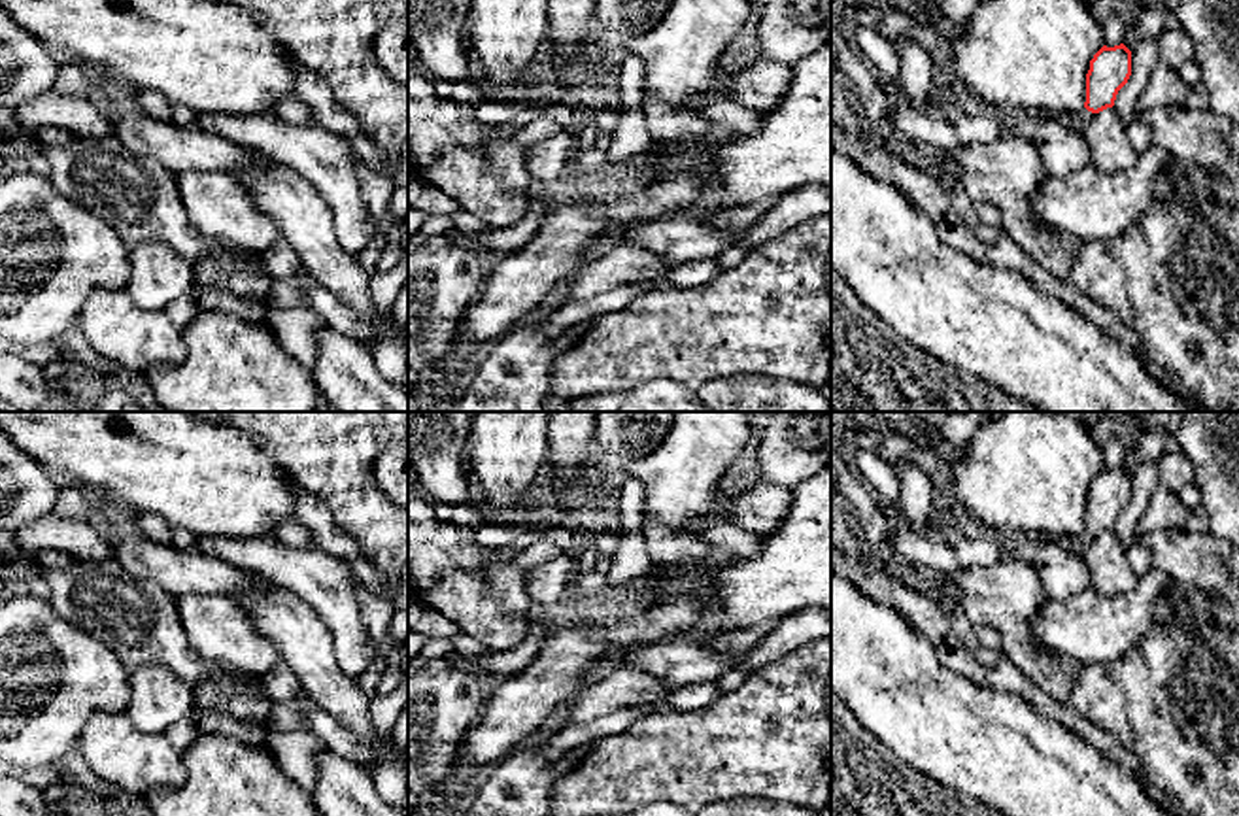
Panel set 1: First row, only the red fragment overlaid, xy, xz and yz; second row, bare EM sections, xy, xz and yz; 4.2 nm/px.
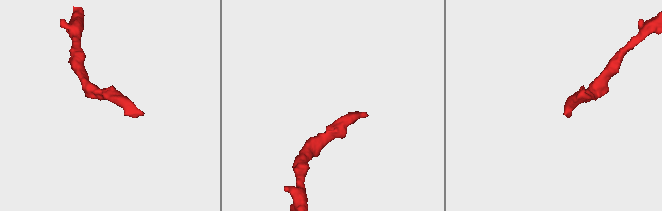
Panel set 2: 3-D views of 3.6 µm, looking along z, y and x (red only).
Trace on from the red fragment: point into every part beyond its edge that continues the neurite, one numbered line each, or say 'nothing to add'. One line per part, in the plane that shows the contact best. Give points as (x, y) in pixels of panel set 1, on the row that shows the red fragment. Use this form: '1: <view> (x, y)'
1: yz (1079, 119)

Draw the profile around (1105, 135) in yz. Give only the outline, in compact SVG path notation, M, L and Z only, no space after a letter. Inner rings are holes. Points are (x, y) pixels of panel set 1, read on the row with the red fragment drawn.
M1114 106L1094 113L1082 134L1090 147L1090 164L1103 174L1128 170L1139 159Z

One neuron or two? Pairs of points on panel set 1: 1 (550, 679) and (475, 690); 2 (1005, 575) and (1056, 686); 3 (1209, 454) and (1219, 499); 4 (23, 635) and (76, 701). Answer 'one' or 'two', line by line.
1: two
2: one
3: one
4: one

